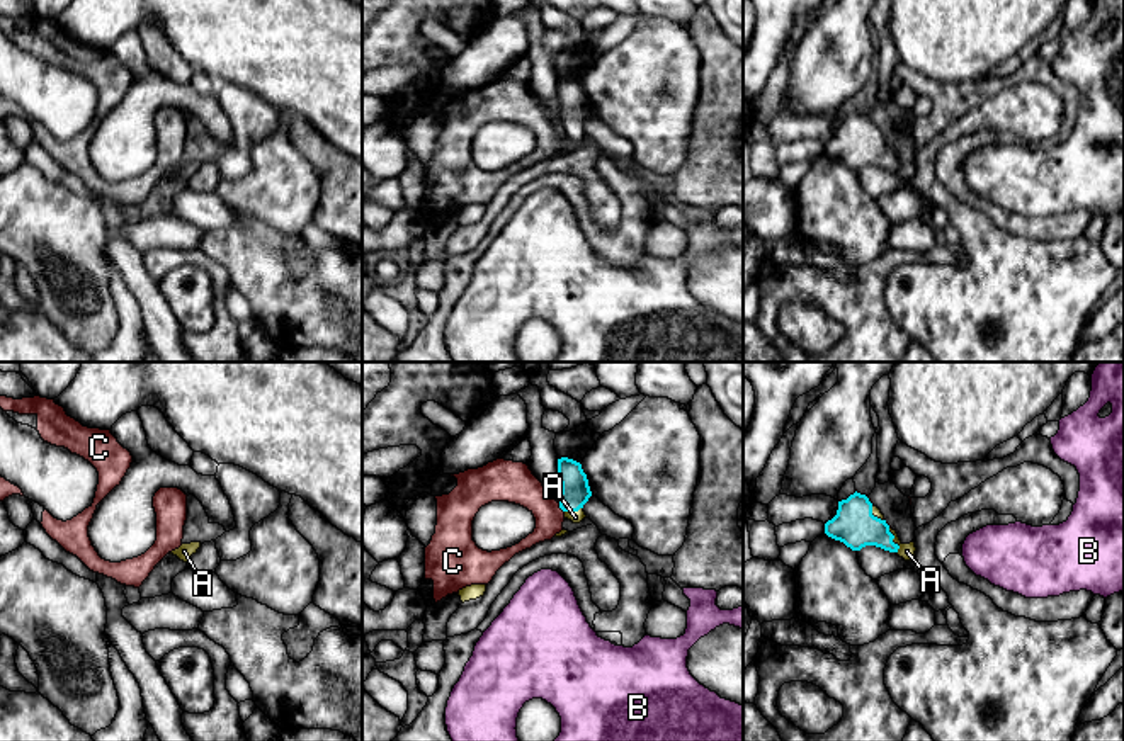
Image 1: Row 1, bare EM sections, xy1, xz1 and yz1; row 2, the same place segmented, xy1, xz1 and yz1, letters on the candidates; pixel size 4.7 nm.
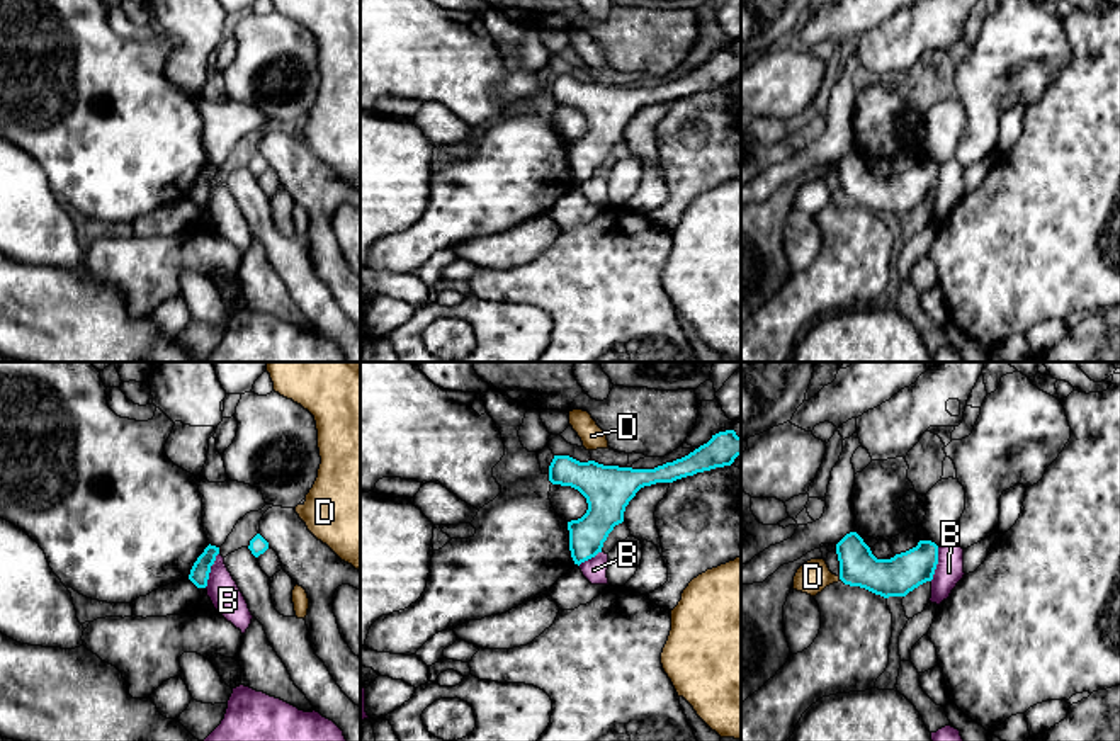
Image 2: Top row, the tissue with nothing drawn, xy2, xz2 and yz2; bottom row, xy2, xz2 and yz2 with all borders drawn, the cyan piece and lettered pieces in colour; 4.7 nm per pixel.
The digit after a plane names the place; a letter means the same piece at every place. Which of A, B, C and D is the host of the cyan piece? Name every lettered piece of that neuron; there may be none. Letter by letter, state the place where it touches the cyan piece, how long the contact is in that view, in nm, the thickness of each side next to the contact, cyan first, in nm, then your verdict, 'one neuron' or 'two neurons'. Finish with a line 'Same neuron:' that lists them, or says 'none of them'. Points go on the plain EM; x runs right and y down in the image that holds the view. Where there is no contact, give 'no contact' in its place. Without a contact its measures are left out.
A: yz1 (891, 160) | 130 nm | 200/80 nm | one neuron
B: xy2 (209, 189) | 180 nm | 90/150 nm | two neurons
C: xz1 (560, 126) | 50 nm | 140/190 nm | two neurons
D: yz2 (840, 197) | 30 nm | 180/160 nm | two neurons
Same neuron: A

